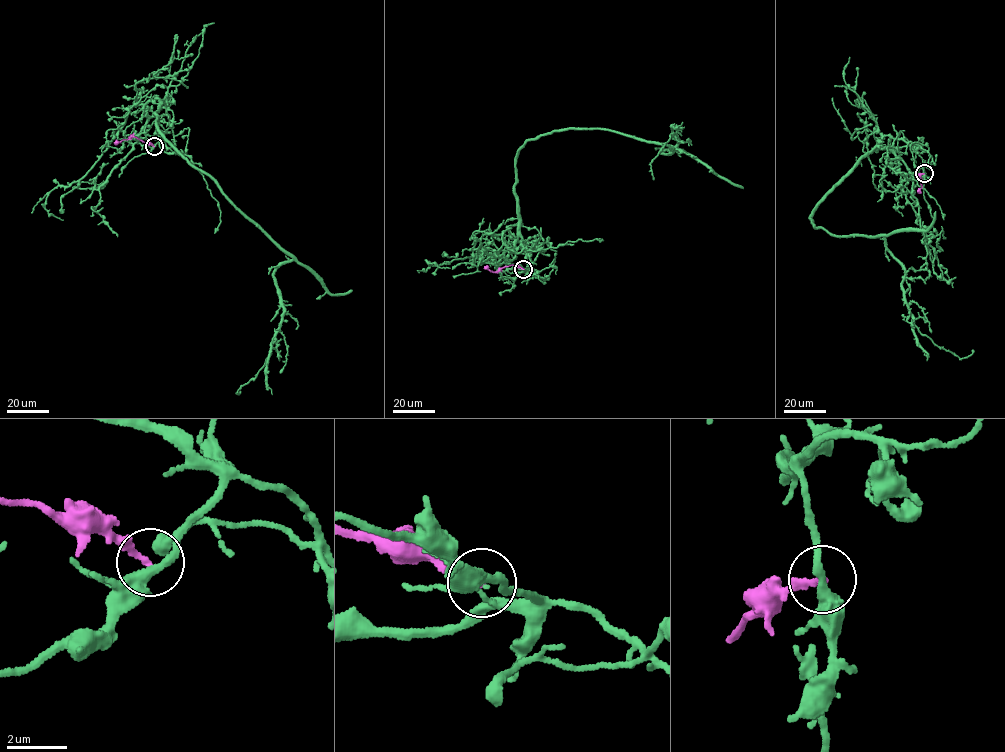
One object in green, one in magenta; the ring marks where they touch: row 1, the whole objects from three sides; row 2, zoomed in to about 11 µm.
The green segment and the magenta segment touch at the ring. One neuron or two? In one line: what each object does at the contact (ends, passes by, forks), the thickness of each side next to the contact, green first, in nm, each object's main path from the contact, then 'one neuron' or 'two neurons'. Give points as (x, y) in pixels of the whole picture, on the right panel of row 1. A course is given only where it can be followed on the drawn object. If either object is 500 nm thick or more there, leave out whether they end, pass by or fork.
green passes by; magenta ends there; 380 nm thick on the green side, 190 nm on the other; green runs (923, 173), (875, 149), (811, 218), (837, 235), (882, 236), (904, 270), (912, 323), (960, 358), (973, 350); magenta runs (923, 173), (917, 178), (922, 180), (918, 193); two neurons

